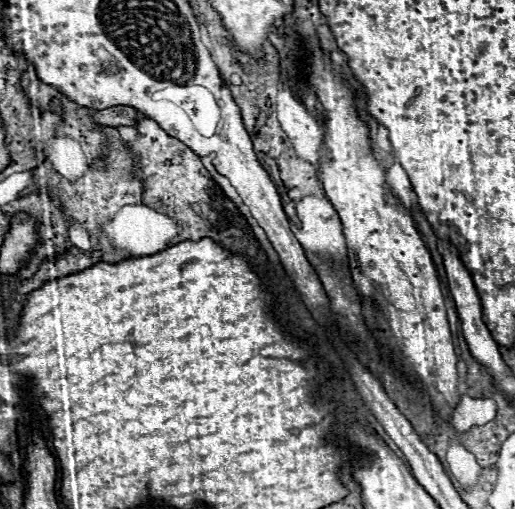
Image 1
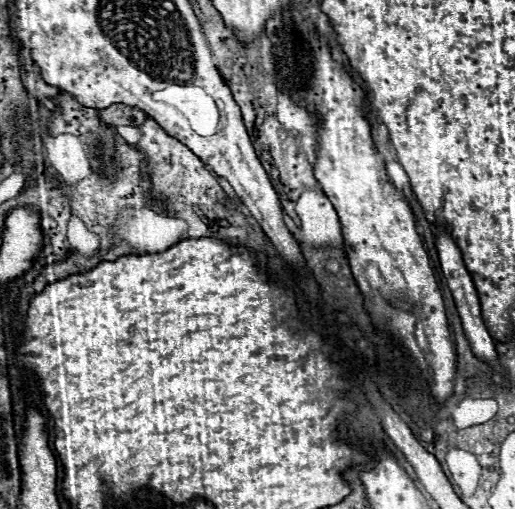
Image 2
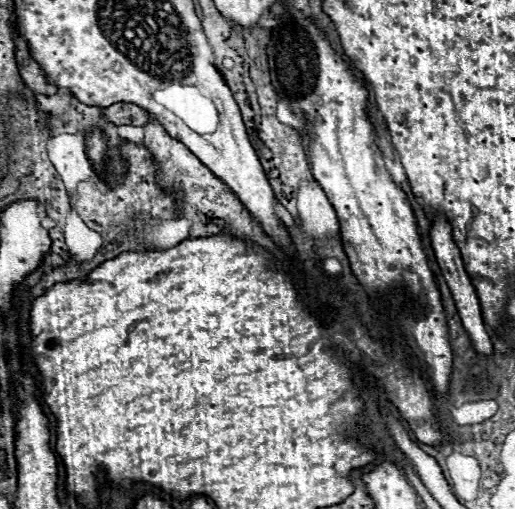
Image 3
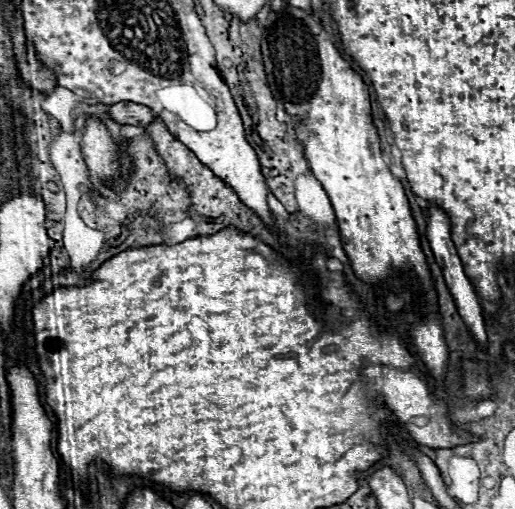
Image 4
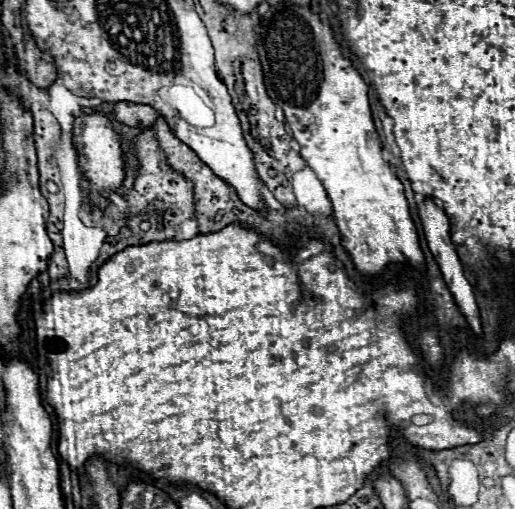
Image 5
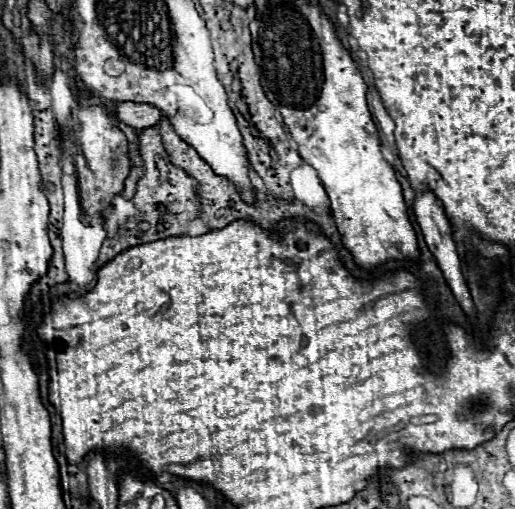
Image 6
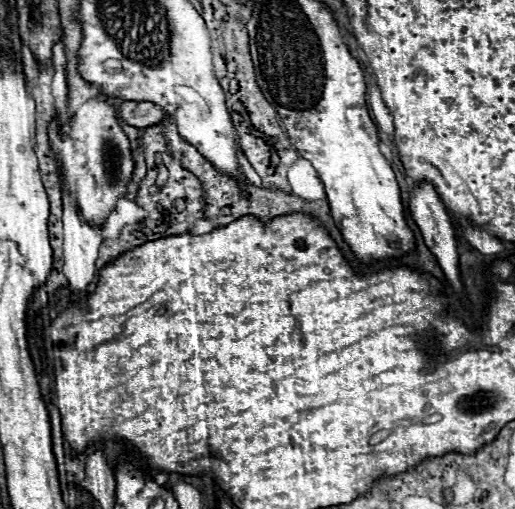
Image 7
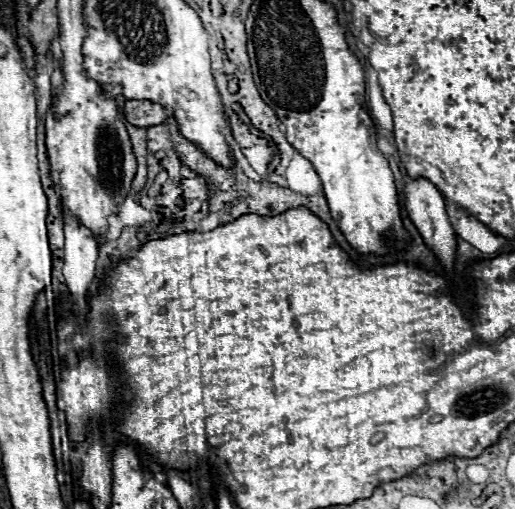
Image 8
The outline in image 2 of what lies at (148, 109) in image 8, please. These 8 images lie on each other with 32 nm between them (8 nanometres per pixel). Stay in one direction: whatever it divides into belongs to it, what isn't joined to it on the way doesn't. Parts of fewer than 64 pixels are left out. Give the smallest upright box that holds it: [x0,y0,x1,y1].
[98,104,146,126]

